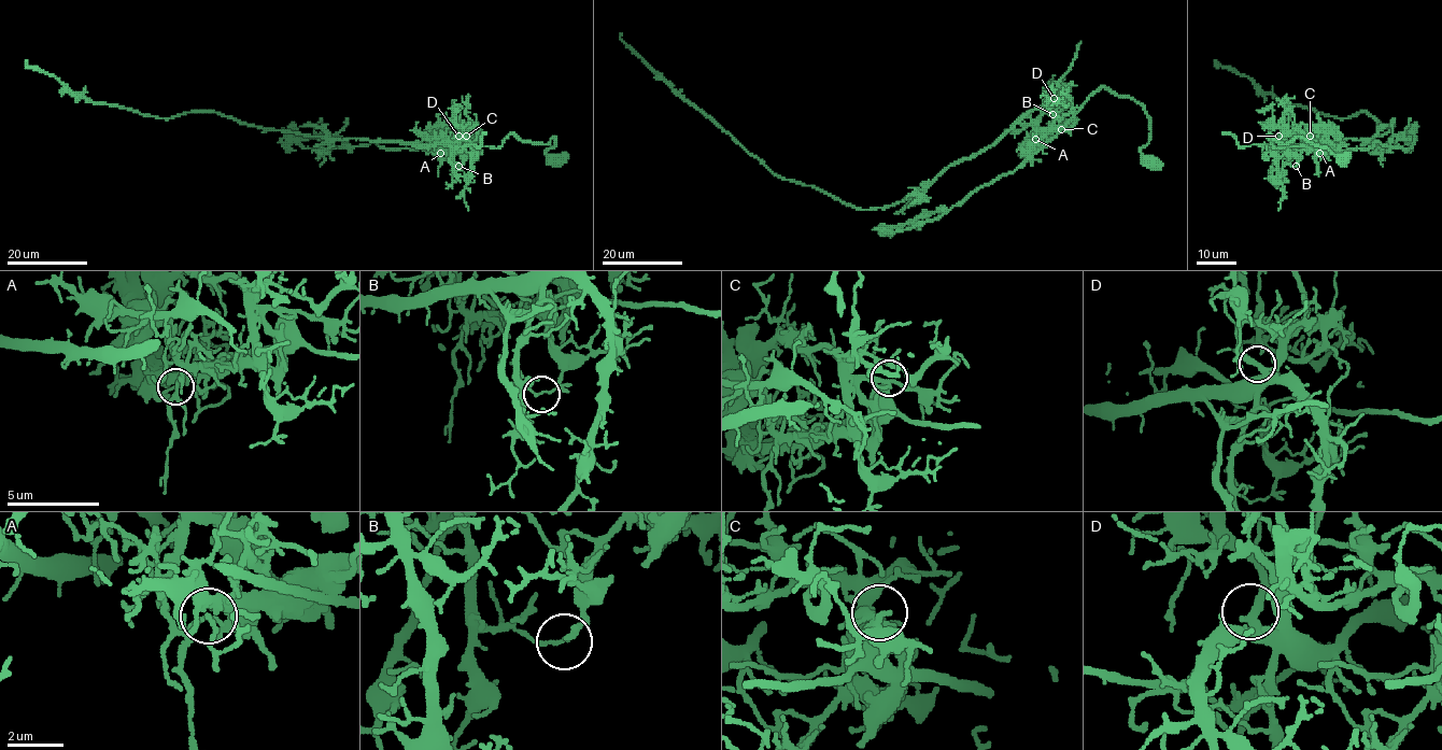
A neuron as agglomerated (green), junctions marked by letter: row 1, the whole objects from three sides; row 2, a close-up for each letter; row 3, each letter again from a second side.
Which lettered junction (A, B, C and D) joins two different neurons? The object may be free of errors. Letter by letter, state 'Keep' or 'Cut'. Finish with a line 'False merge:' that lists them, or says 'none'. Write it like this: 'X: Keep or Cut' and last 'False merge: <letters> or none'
A: Keep
B: Cut
C: Keep
D: Keep
False merge: B

